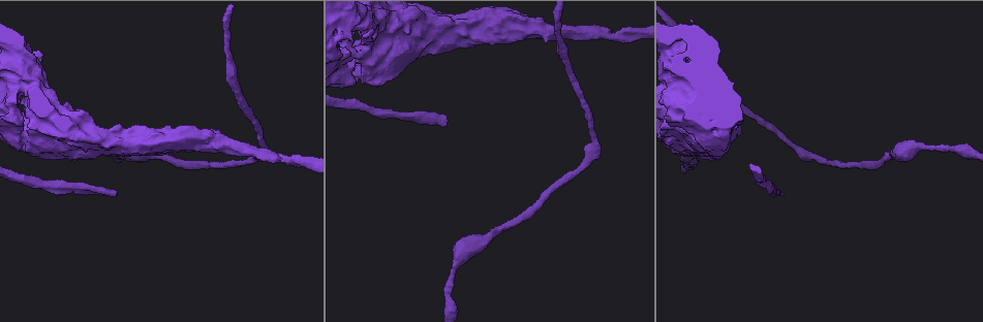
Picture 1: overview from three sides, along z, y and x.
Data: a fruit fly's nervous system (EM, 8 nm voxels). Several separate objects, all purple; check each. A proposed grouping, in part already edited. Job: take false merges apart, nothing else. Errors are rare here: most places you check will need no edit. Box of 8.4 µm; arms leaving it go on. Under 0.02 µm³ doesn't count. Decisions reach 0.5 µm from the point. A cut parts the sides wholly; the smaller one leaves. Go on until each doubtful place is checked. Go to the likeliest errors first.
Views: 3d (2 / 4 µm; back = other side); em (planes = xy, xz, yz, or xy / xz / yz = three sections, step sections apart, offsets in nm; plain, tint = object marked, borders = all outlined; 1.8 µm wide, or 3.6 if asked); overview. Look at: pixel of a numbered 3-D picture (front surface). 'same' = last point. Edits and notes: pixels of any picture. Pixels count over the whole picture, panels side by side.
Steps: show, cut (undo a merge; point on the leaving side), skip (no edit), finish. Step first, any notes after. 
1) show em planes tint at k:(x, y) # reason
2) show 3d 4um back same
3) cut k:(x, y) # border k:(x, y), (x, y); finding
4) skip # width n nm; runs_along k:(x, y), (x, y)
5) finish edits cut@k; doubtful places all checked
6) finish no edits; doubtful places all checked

show em 3.6um xz step 4 tint at 1:(361, 53) # thick turns thin

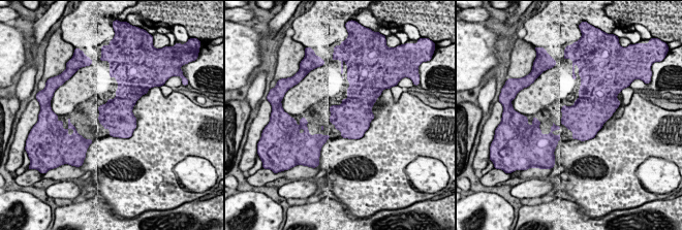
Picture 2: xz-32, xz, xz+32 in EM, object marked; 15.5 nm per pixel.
skip # continuous, no second cell

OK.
show 3d 4um at 1:(101, 140) # sudden change in width

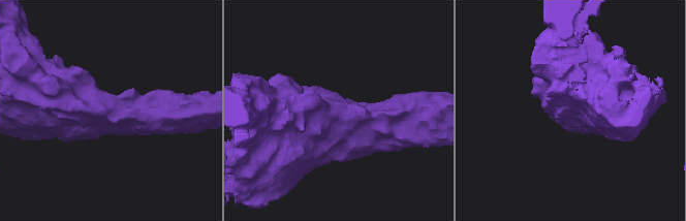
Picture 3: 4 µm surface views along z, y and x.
show em 3.6um yz step 16 tint at 3:(110, 113) # now the EM

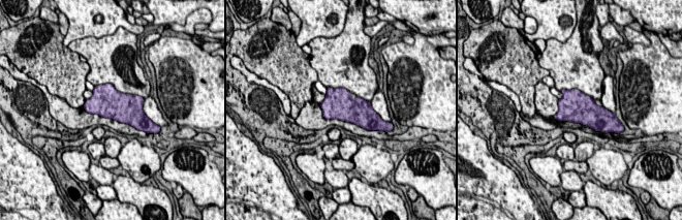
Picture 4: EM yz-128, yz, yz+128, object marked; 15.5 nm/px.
skip # continuous, no second cell

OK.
show em 3.6um yz step 8 tint at 1:(368, 22) # thick turns thin

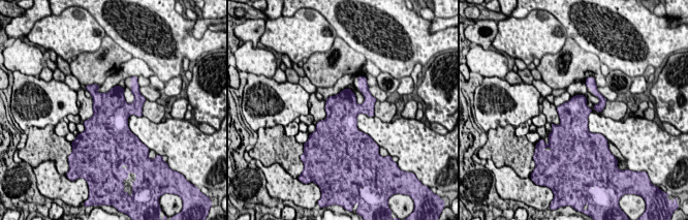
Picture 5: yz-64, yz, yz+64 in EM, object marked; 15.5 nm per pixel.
skip # continuous, no second cell

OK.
show em planes tint at 1:(717, 143) # closes a loop

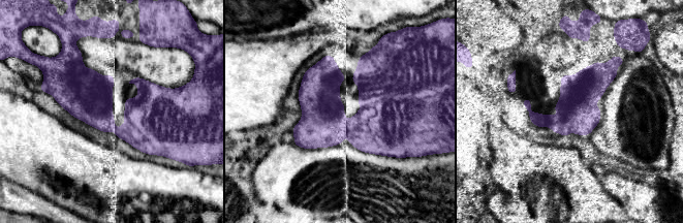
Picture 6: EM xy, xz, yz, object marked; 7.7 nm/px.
skip # continuous, no second cell

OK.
show em xy step 4 tint at 1:(10, 110) # sharp bend

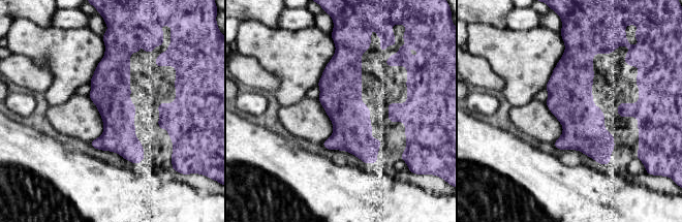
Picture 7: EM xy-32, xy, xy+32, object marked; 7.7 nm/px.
skip # runs_along 7:(568, 52), (571, 103), (607, 161); continuous, no second cell

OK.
show 3d 4um at 1:(396, 30) # touches itself

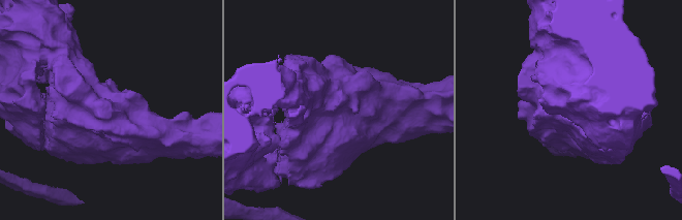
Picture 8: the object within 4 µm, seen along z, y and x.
show em 3.6um planes tint at 8:(340, 108) # now the EM

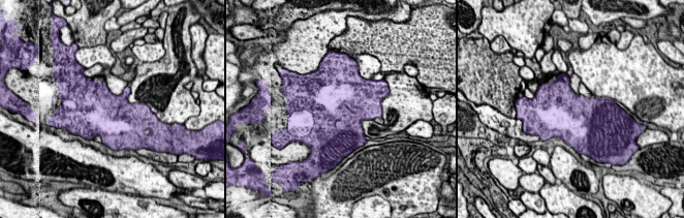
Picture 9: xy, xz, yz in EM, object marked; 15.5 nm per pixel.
skip # width 700 nm; one cell here

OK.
finish no edits; doubtful places all checked

